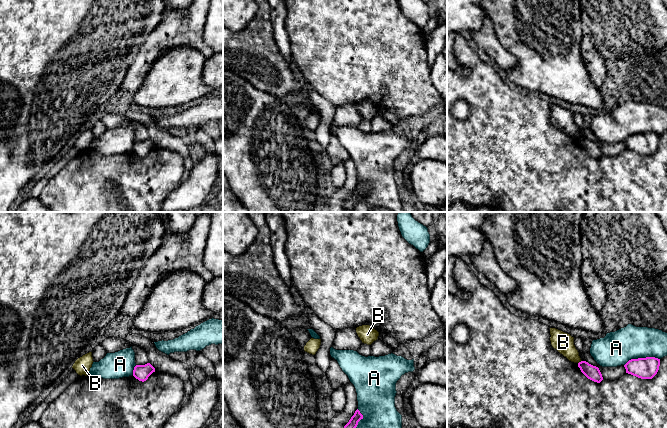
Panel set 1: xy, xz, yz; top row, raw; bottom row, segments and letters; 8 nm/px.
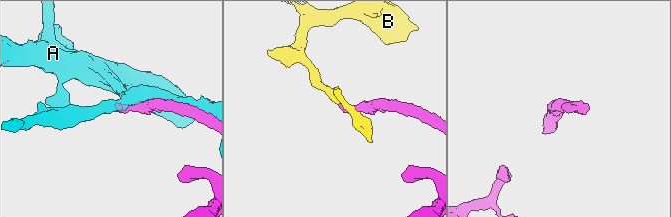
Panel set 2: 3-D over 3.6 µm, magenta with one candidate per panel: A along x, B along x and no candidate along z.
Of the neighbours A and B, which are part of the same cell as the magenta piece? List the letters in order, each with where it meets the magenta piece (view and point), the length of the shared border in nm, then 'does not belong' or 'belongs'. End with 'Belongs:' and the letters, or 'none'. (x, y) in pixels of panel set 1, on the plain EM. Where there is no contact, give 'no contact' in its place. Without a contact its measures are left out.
A: yz (641, 134) | 300 nm | does not belong
B: yz (579, 138) | 40 nm | does not belong
Belongs: none

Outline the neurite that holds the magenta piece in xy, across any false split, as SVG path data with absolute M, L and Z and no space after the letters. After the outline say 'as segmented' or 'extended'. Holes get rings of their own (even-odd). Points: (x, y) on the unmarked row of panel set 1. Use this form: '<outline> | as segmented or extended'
M150 139L136 141L133 146L133 152L139 157L144 158L153 148L155 148L155 144Z | as segmented

